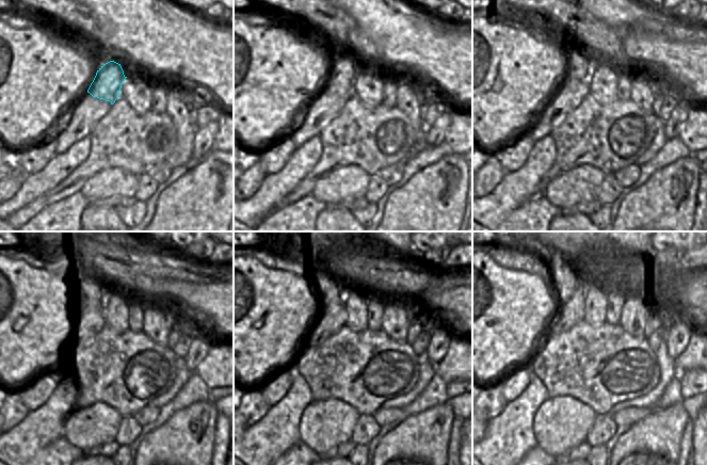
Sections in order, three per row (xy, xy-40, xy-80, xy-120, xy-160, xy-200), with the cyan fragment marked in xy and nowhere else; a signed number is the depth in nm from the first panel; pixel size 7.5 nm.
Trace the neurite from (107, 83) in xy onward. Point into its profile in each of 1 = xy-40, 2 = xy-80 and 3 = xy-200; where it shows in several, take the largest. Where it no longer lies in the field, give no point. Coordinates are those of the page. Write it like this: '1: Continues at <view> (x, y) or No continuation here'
1: Continues at xy-40 (344, 69)
2: Continues at xy-80 (578, 64)
3: Continues at xy-200 (564, 282)

